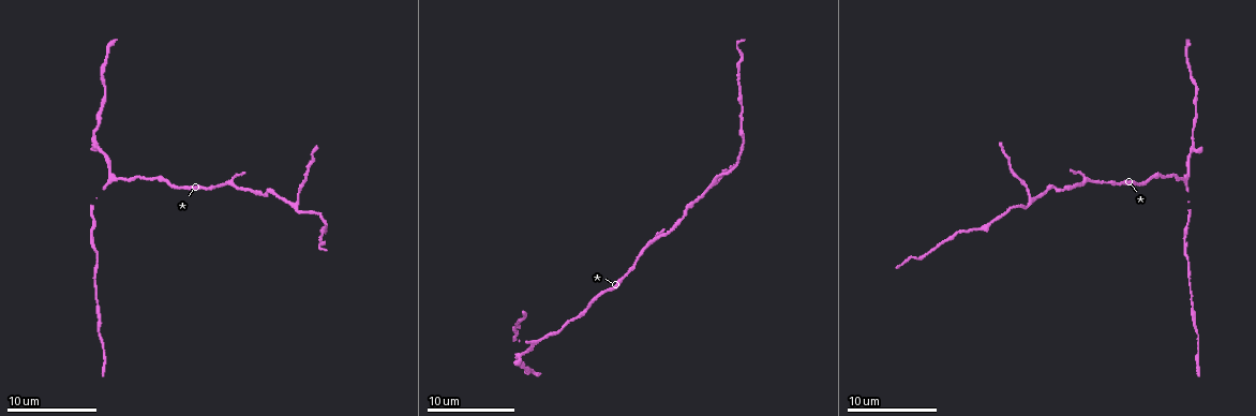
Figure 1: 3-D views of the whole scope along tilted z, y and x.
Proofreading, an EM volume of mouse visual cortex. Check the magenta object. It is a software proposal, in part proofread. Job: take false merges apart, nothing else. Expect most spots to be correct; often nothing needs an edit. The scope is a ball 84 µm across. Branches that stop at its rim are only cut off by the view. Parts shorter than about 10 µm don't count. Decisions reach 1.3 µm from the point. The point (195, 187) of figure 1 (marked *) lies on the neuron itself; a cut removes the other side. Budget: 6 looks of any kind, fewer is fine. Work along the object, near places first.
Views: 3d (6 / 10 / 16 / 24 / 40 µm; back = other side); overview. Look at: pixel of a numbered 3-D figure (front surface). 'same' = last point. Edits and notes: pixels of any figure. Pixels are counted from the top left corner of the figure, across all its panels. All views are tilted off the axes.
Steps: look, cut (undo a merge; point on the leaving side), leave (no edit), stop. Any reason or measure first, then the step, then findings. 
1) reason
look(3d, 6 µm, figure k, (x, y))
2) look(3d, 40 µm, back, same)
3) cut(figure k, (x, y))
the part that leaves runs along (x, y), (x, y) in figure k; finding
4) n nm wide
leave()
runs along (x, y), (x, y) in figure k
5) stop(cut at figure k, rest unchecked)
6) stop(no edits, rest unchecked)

three arms meet
look(3d, 6 µm, figure 1, (109, 178))

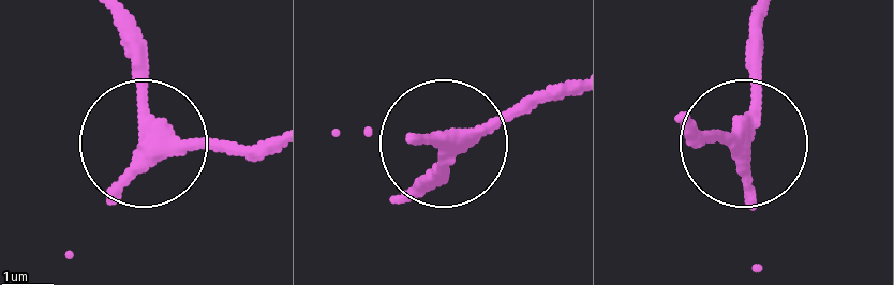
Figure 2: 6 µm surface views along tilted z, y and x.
3 arms
leave()
runs along (270, 139), (232, 150), (147, 144), (143, 30) in figure 2; all the same neuron

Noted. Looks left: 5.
thick turns thin
look(3d, 16 µm, figure 1, (577, 317))

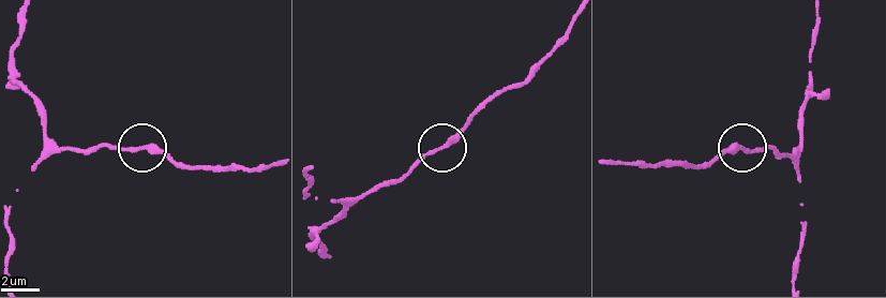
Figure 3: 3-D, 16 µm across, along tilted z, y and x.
look(3d, 6 µm, figure 3, (140, 149))

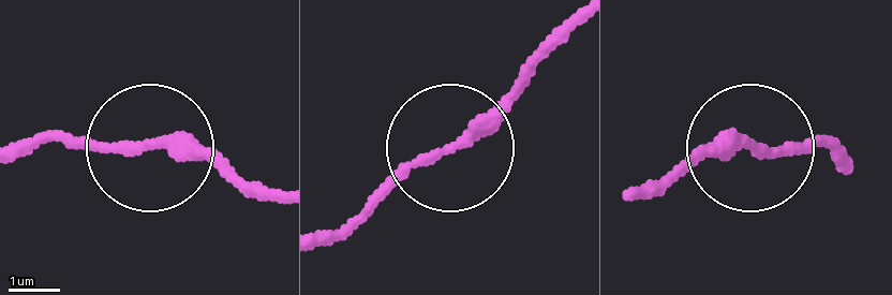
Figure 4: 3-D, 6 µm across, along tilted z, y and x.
leave()
runs along (634, 194), (724, 147), (836, 141) in figure 4; all the same neuron

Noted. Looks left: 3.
sudden change in width
look(3d, 6 µm, figure 1, (300, 209))

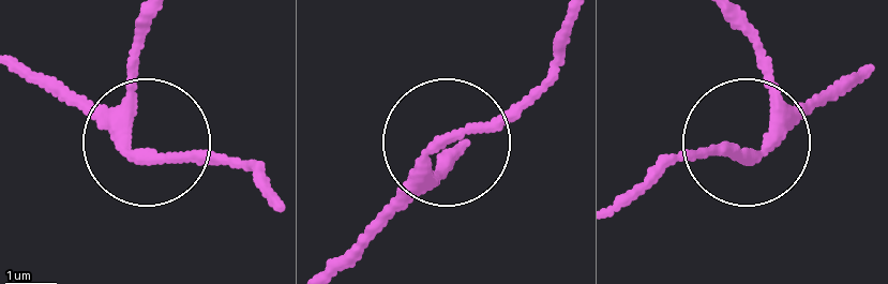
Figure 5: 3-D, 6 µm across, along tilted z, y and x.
leave()
continuous, no second neuron

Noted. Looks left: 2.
stop(no edits, rest unchecked)

